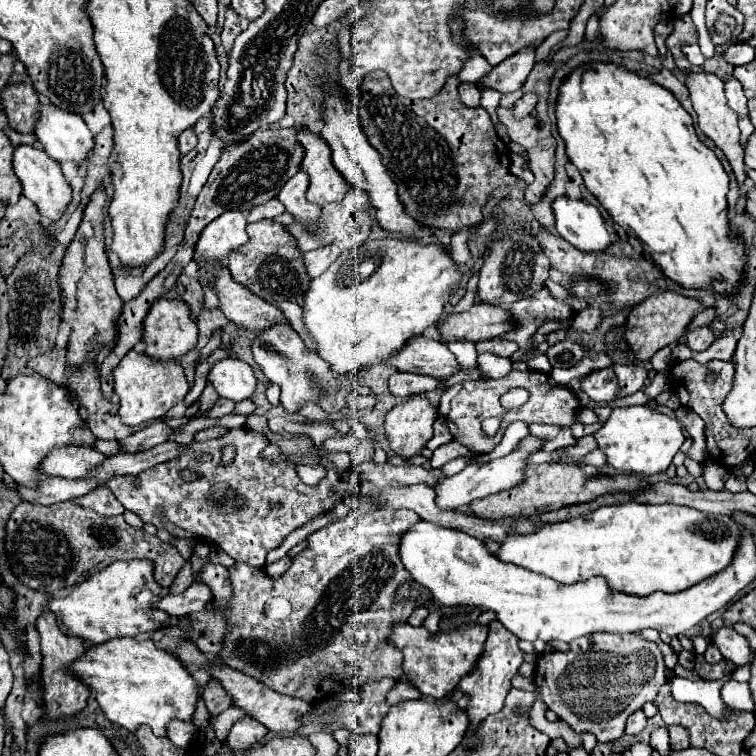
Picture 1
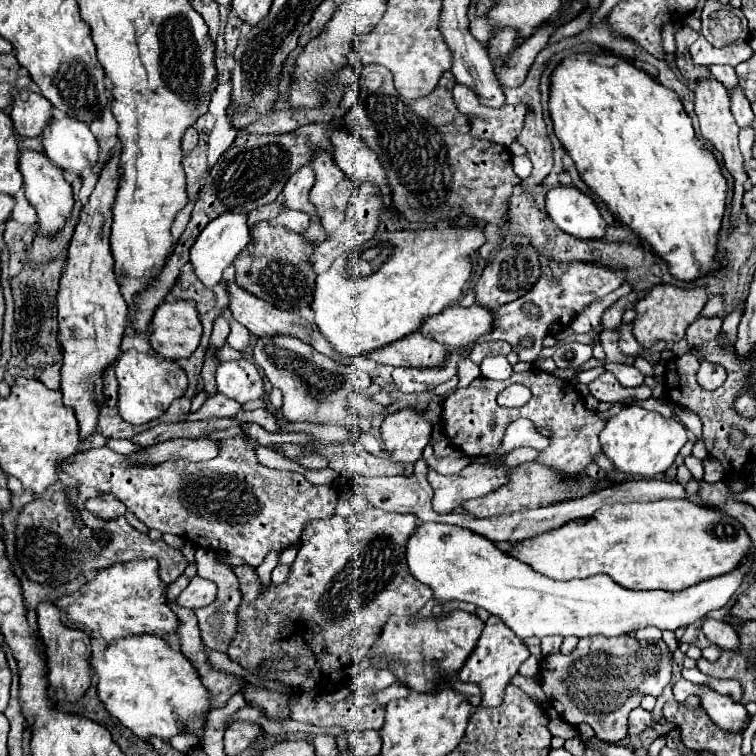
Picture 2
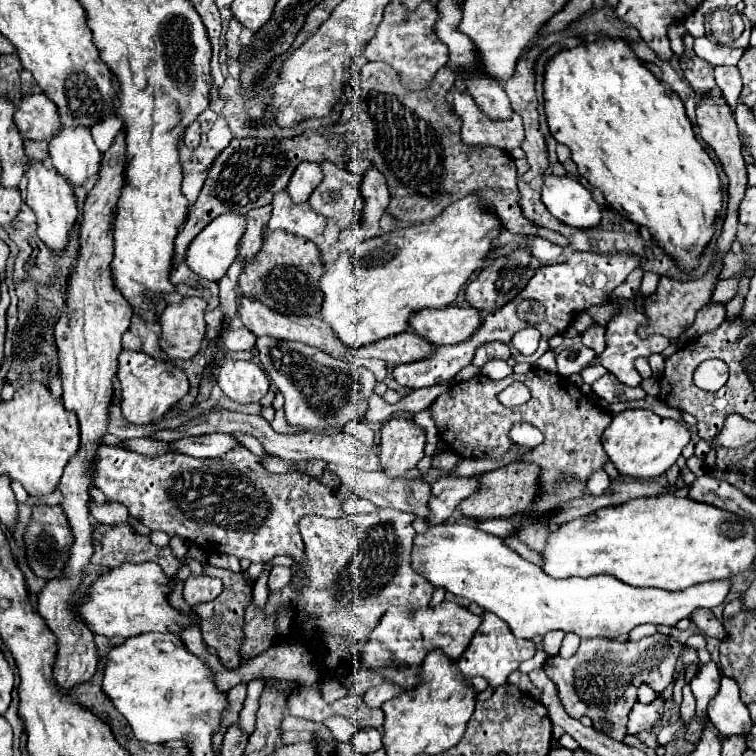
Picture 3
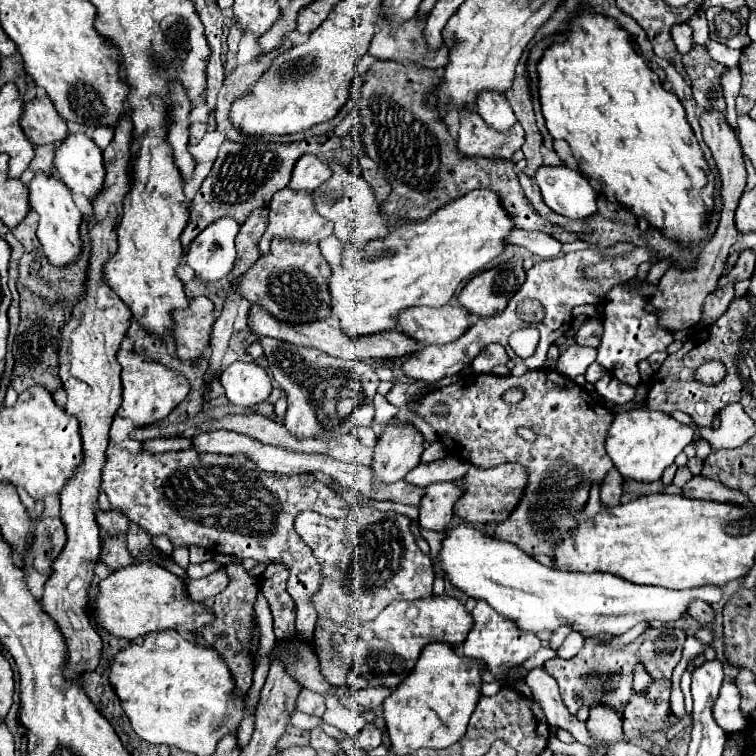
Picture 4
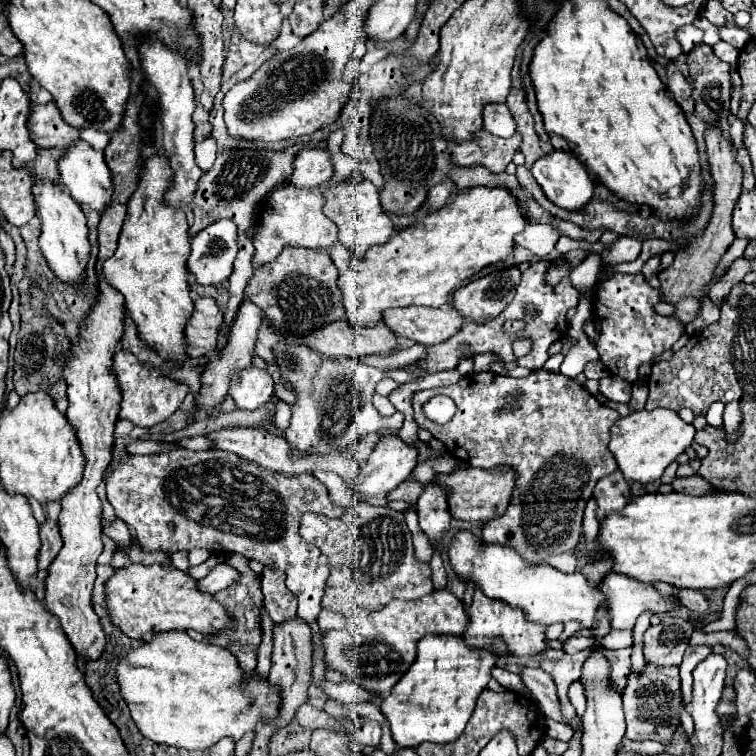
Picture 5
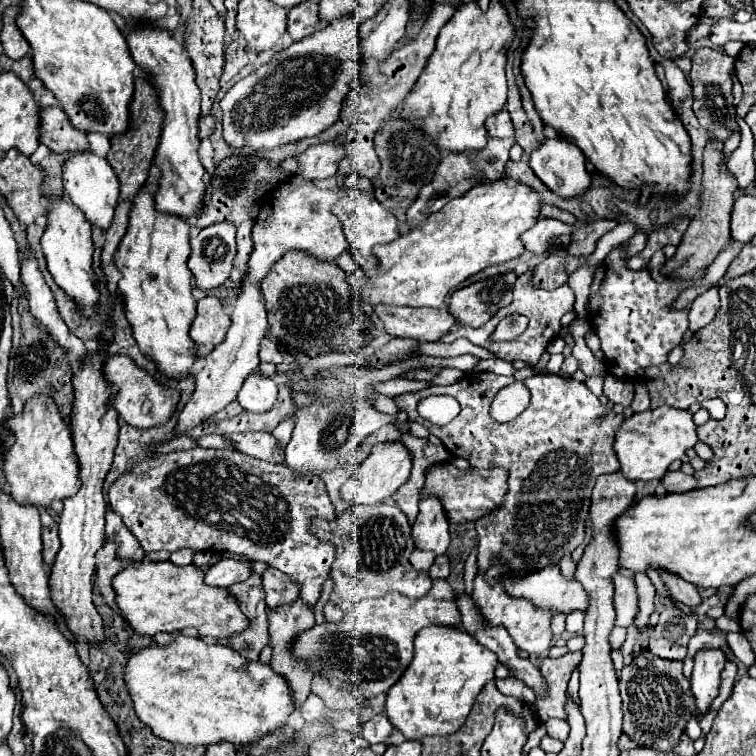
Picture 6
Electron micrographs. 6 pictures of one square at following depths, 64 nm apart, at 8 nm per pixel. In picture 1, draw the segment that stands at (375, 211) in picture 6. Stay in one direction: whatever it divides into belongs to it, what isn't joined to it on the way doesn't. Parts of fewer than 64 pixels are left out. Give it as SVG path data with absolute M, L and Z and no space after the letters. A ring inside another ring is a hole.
M308 130L298 134L298 142L306 150L302 170L306 170L310 176L310 186L306 192L308 202L314 204L342 202L350 190L350 184L334 168L330 158L330 146L320 136L314 136Z

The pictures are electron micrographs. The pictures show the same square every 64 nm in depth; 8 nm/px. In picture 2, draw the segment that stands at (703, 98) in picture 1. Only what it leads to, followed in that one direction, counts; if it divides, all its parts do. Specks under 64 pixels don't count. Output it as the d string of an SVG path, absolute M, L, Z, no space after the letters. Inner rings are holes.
M706 78L706 80L700 80L696 84L696 98L694 98L694 104L696 104L696 116L698 116L698 122L700 122L700 132L702 132L702 138L706 138L708 142L712 142L712 146L722 154L724 158L724 166L726 170L732 174L734 178L734 196L732 196L732 214L730 214L730 224L734 224L738 220L738 212L742 208L742 194L744 194L744 182L748 180L746 176L746 170L744 170L744 164L742 164L742 154L738 150L738 124L730 112L730 104L728 104L728 92L726 88L716 82L714 78Z

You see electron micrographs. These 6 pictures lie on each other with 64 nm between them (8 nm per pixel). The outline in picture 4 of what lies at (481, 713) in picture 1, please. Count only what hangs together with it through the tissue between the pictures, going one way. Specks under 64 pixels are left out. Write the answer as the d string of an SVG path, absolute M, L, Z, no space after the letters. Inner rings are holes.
M476 600L476 606L472 610L472 618L474 618L474 626L462 644L462 654L468 658L478 658L484 664L488 664L488 670L494 672L498 678L506 674L504 670L508 666L522 664L526 658L536 654L542 646L540 638L534 632L520 632L520 628L516 628L512 624L512 620L496 614L492 606L484 604L484 600Z

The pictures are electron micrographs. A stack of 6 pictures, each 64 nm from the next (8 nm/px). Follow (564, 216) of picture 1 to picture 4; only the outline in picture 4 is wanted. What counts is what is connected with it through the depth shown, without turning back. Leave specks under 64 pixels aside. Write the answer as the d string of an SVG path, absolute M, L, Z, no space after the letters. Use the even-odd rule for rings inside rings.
M582 10L582 12L578 12L578 14L570 20L570 24L568 24L566 42L554 42L554 44L550 44L550 46L546 48L546 52L542 54L542 58L540 58L538 66L536 66L536 74L538 74L538 94L540 94L542 114L544 114L544 118L546 118L546 128L548 128L548 132L552 134L552 138L564 138L564 140L570 144L572 154L574 154L574 158L578 160L578 168L580 168L580 172L582 172L582 174L580 174L578 170L566 166L564 162L560 162L558 166L546 166L546 164L544 164L544 166L540 166L540 168L536 170L534 180L536 180L536 184L538 184L540 190L542 190L544 202L546 202L554 212L560 212L560 214L564 214L564 216L568 216L568 218L574 218L574 220L592 216L598 208L596 208L596 192L594 192L594 188L590 186L588 178L596 178L596 180L602 184L602 192L604 192L604 196L606 196L610 202L616 200L616 202L628 206L636 216L646 216L648 222L650 222L650 226L660 228L666 236L676 238L676 240L680 240L680 242L696 242L696 240L702 240L702 238L704 238L706 216L708 216L708 212L712 210L714 176L708 176L708 174L706 174L706 172L708 172L708 164L706 164L704 154L702 154L702 150L700 150L700 146L698 146L698 140L696 140L696 136L694 136L694 132L692 132L692 128L690 128L690 124L688 124L688 120L686 120L684 106L680 104L680 100L678 100L676 96L672 96L672 92L666 92L666 90L662 88L662 82L660 82L658 74L648 66L648 62L644 60L644 54L638 50L638 46L636 46L636 44L632 42L632 38L630 38L630 34L618 24L616 18L610 18L610 16L604 16L604 14L596 14L596 12L592 12L592 10Z

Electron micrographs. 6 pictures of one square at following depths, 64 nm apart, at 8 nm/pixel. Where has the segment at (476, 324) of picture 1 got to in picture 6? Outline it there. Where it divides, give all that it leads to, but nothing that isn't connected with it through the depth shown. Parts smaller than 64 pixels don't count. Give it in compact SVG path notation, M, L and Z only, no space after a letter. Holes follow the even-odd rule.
M378 304L372 314L384 324L388 334L400 338L414 338L418 342L438 340L456 324L446 308L436 310Z

